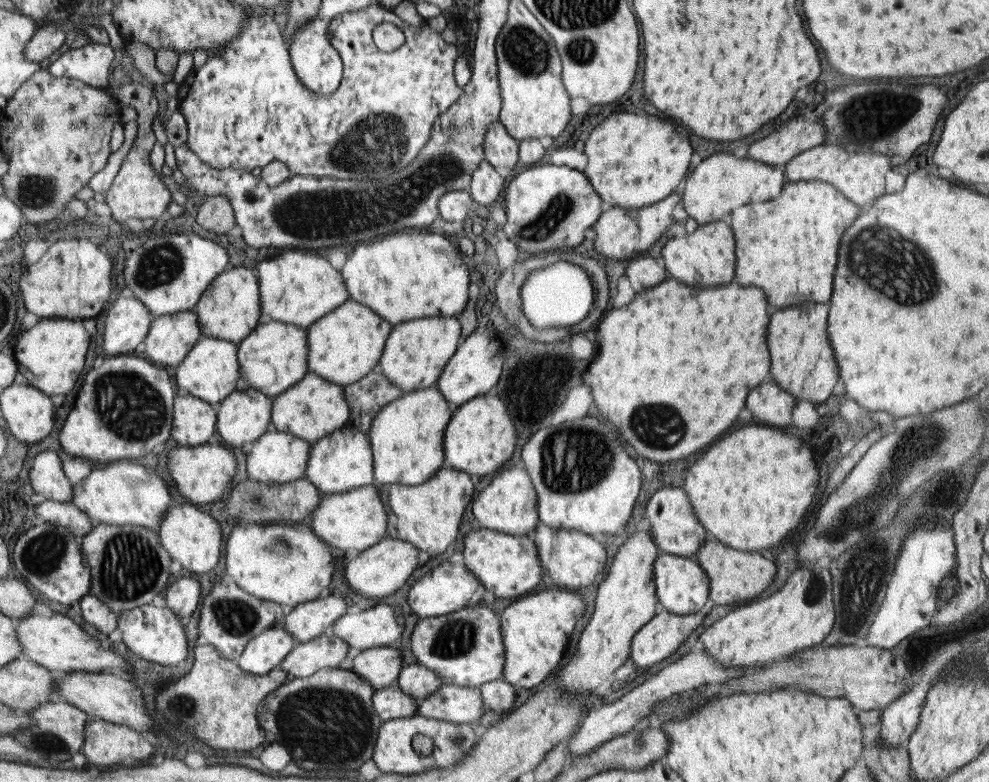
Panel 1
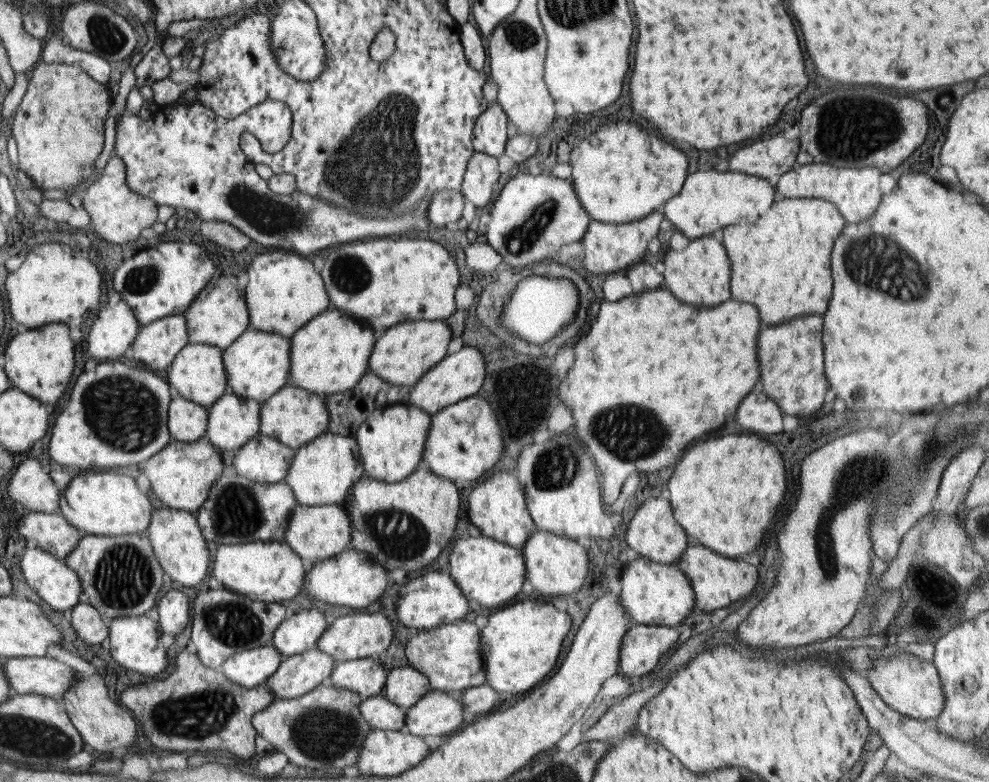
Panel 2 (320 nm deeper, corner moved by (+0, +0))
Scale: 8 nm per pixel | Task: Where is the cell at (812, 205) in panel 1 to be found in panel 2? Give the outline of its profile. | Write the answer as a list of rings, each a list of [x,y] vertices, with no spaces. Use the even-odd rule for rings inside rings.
[[[779,198],[762,218],[724,227],[723,245],[732,264],[732,298],[754,304],[764,324],[778,325],[804,314],[825,314],[833,295],[830,254],[846,224],[837,206],[822,198]]]

